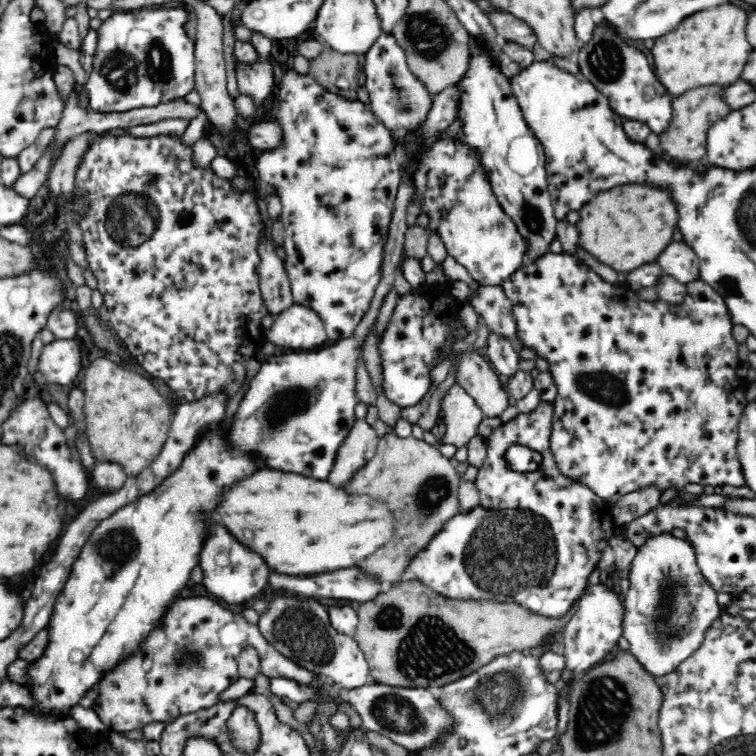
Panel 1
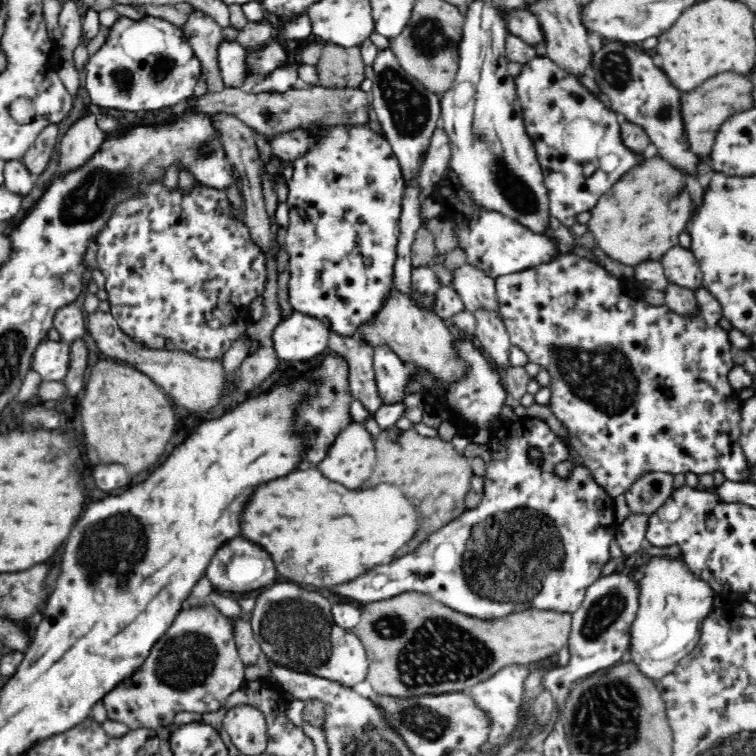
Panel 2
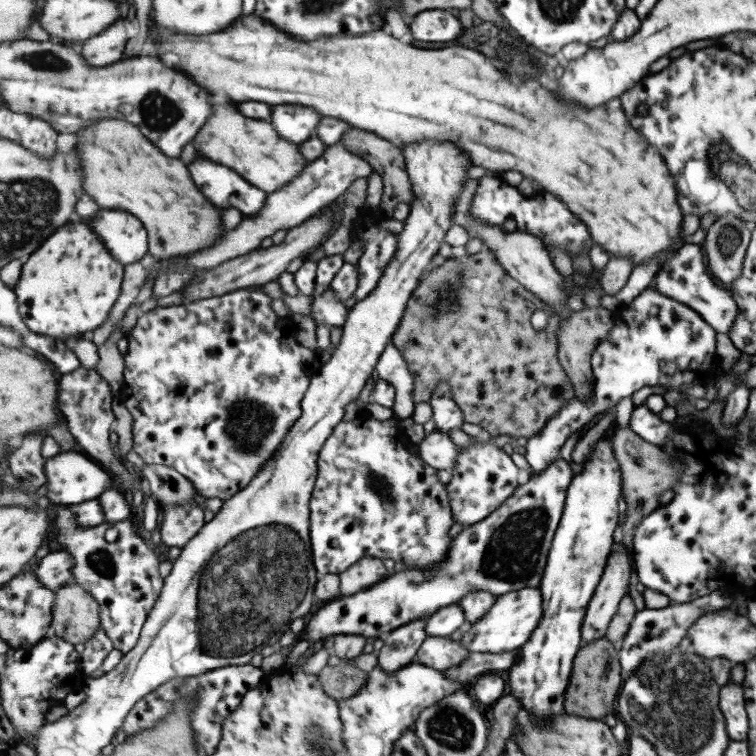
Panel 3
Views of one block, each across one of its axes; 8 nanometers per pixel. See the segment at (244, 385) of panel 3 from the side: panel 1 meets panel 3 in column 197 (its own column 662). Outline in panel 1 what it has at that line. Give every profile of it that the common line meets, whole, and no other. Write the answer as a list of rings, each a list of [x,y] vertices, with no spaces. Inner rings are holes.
[[[552,251],[542,254],[523,264],[514,274],[511,274],[501,287],[510,300],[510,309],[514,317],[516,338],[521,346],[534,348],[540,358],[548,362],[549,374],[557,388],[556,398],[552,402],[551,449],[558,468],[564,476],[577,479],[578,482],[590,487],[600,498],[613,503],[624,494],[636,491],[650,484],[657,484],[660,490],[677,488],[684,491],[688,483],[716,486],[745,486],[743,466],[737,455],[739,437],[739,422],[748,401],[745,394],[748,382],[736,375],[740,360],[738,358],[739,342],[732,337],[732,321],[728,307],[722,296],[702,279],[686,283],[687,295],[679,305],[672,305],[659,298],[655,301],[643,301],[635,290],[626,283],[609,284],[604,282],[596,272],[582,263],[576,255],[570,252],[559,254]]]

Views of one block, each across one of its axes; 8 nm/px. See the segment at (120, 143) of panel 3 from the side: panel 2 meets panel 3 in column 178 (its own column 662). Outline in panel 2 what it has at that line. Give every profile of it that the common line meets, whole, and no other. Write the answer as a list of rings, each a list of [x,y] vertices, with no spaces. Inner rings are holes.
[[[652,156],[621,176],[612,185],[610,194],[602,195],[589,211],[587,226],[593,235],[596,234],[594,240],[598,240],[598,247],[614,256],[614,260],[633,267],[644,260],[660,261],[670,248],[679,246],[679,236],[687,232],[693,210],[684,174],[666,160]]]

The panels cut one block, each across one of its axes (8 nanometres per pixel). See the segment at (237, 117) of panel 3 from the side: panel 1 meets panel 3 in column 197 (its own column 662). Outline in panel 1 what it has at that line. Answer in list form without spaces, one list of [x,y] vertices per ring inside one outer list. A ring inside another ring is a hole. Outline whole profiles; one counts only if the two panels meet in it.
[[[700,86],[674,98],[672,126],[666,134],[659,136],[662,149],[668,154],[666,158],[692,163],[703,161],[707,152],[708,131],[730,112],[734,112],[734,109],[730,109],[730,105],[726,103],[726,90],[720,86]]]

